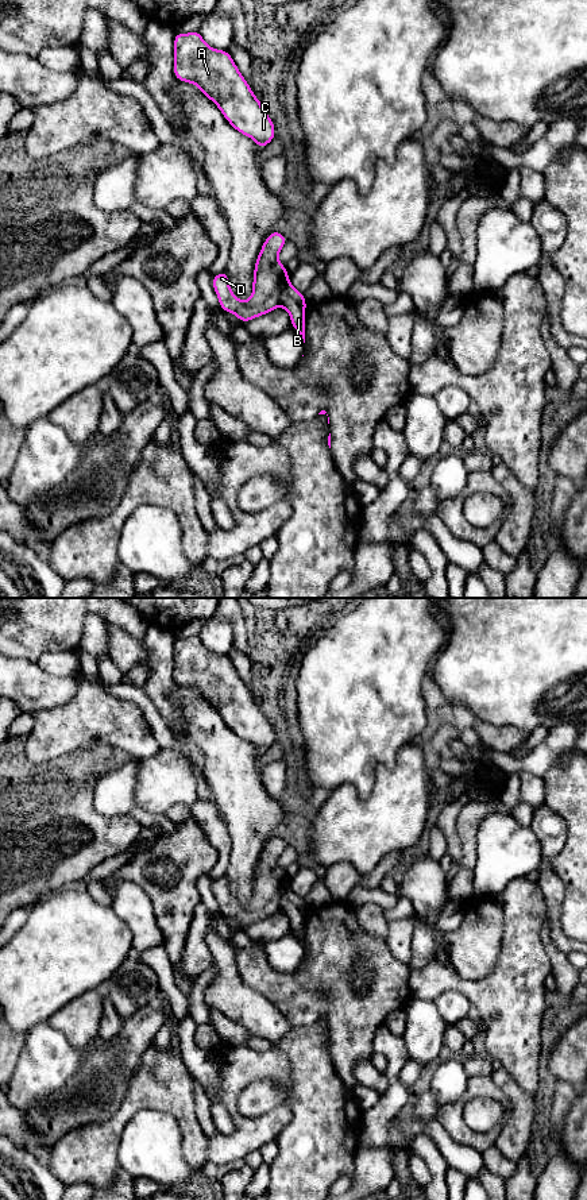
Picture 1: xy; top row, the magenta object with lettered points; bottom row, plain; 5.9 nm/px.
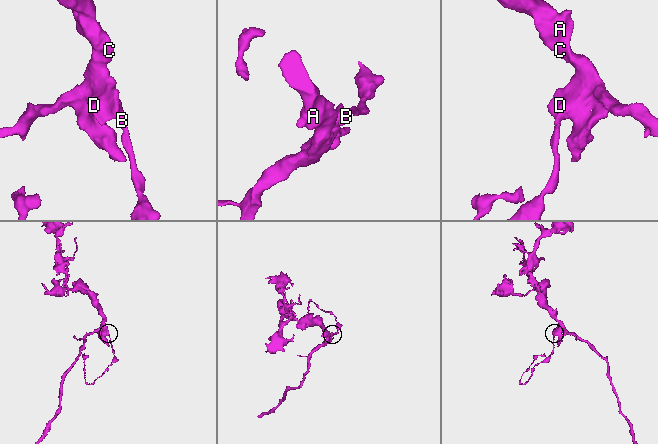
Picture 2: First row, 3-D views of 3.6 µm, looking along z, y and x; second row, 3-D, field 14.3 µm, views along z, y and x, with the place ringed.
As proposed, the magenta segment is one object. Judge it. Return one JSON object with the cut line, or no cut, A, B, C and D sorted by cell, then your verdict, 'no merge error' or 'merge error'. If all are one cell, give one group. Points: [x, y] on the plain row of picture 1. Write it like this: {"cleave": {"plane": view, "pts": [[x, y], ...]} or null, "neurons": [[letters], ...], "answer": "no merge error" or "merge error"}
{"cleave": {"plane": "xy", "pts": [[288, 879], [280, 888], [280, 910]]}, "neurons": [["A", "C", "D"], ["B"]], "answer": "merge error"}

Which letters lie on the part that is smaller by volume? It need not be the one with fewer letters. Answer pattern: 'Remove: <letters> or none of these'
Remove: B

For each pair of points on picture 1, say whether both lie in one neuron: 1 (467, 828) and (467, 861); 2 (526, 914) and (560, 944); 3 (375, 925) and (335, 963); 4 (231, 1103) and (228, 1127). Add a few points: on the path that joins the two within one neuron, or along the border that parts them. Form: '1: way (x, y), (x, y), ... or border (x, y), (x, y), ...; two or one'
1: way (467, 836), (467, 853); one
2: border (540, 891), (545, 903), (547, 922); two
3: border (354, 907), (358, 922), (385, 941); two
4: border (215, 1085), (213, 1096), (234, 1125), (230, 1135); two

